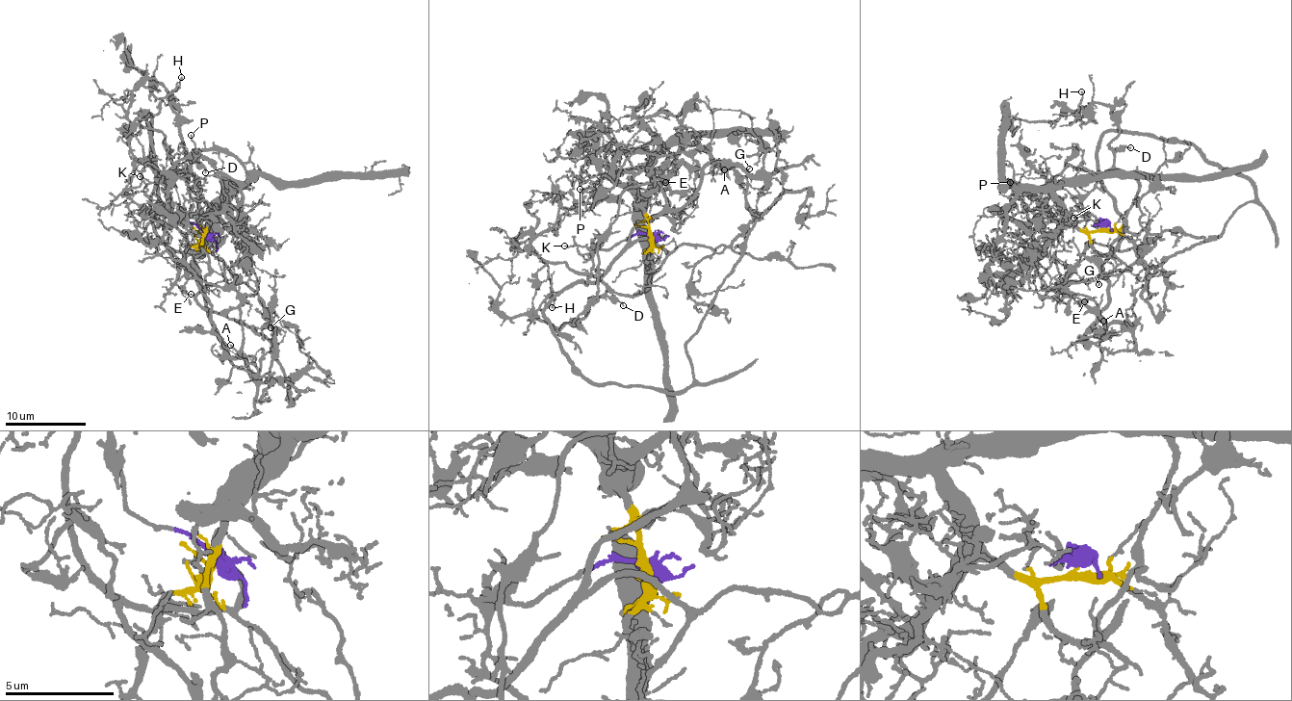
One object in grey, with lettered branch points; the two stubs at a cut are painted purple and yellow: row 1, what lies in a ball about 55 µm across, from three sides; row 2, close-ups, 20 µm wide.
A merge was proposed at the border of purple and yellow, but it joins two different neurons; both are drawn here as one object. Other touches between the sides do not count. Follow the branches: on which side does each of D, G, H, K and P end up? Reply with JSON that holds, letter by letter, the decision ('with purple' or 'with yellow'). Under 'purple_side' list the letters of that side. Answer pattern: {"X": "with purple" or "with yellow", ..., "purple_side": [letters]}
{"D": "with purple", "G": "with purple", "H": "with purple", "K": "with purple", "P": "with yellow", "purple_side": ["D", "G", "H", "K"]}

